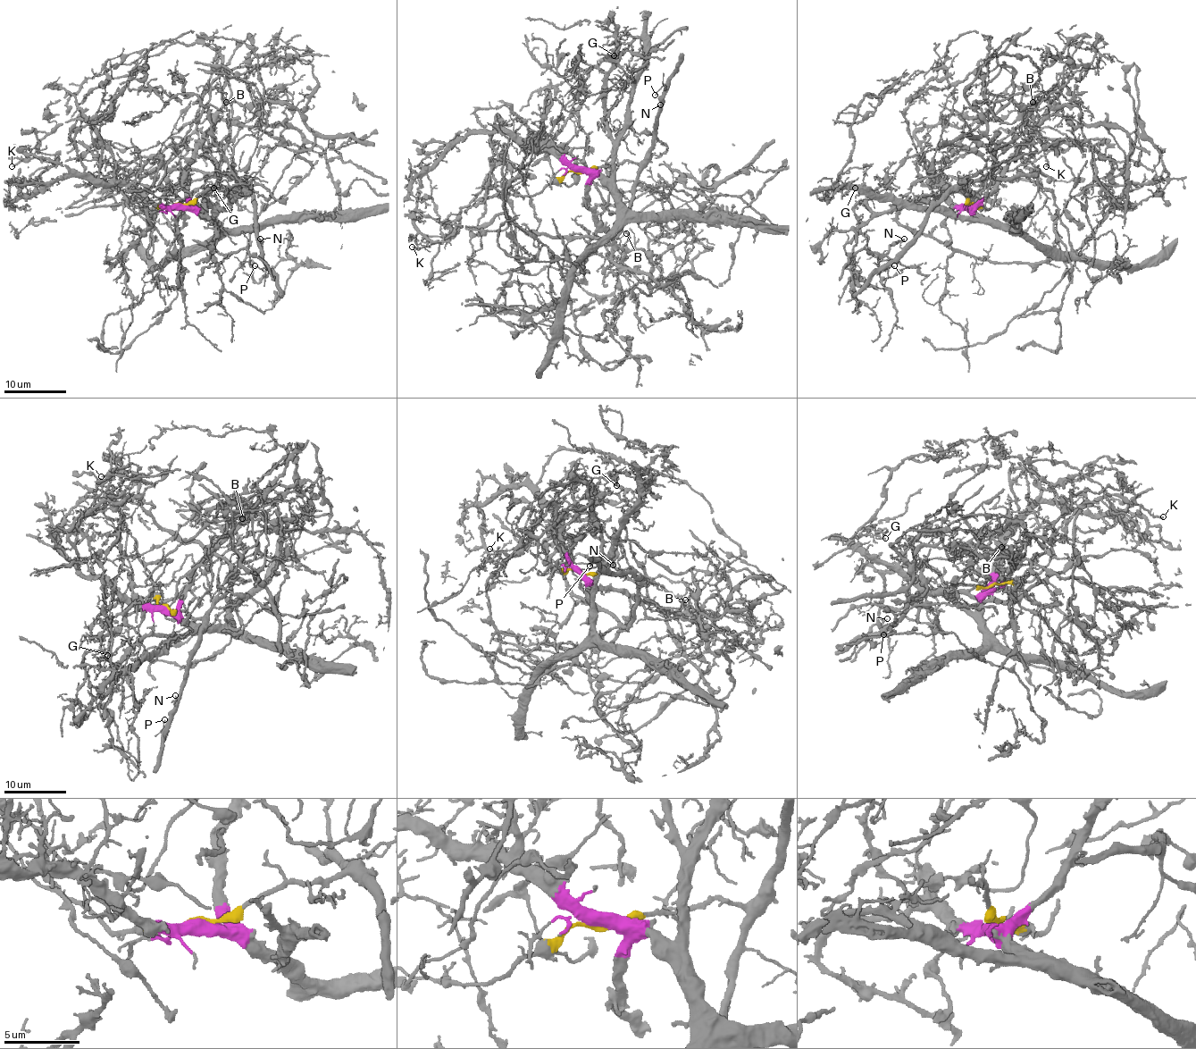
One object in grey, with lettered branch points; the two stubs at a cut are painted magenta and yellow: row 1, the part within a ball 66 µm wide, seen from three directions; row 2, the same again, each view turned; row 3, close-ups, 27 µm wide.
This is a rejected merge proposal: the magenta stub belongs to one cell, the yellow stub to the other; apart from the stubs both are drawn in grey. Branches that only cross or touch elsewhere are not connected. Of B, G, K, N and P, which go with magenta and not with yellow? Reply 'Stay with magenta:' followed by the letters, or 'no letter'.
Stay with magenta: B, G

